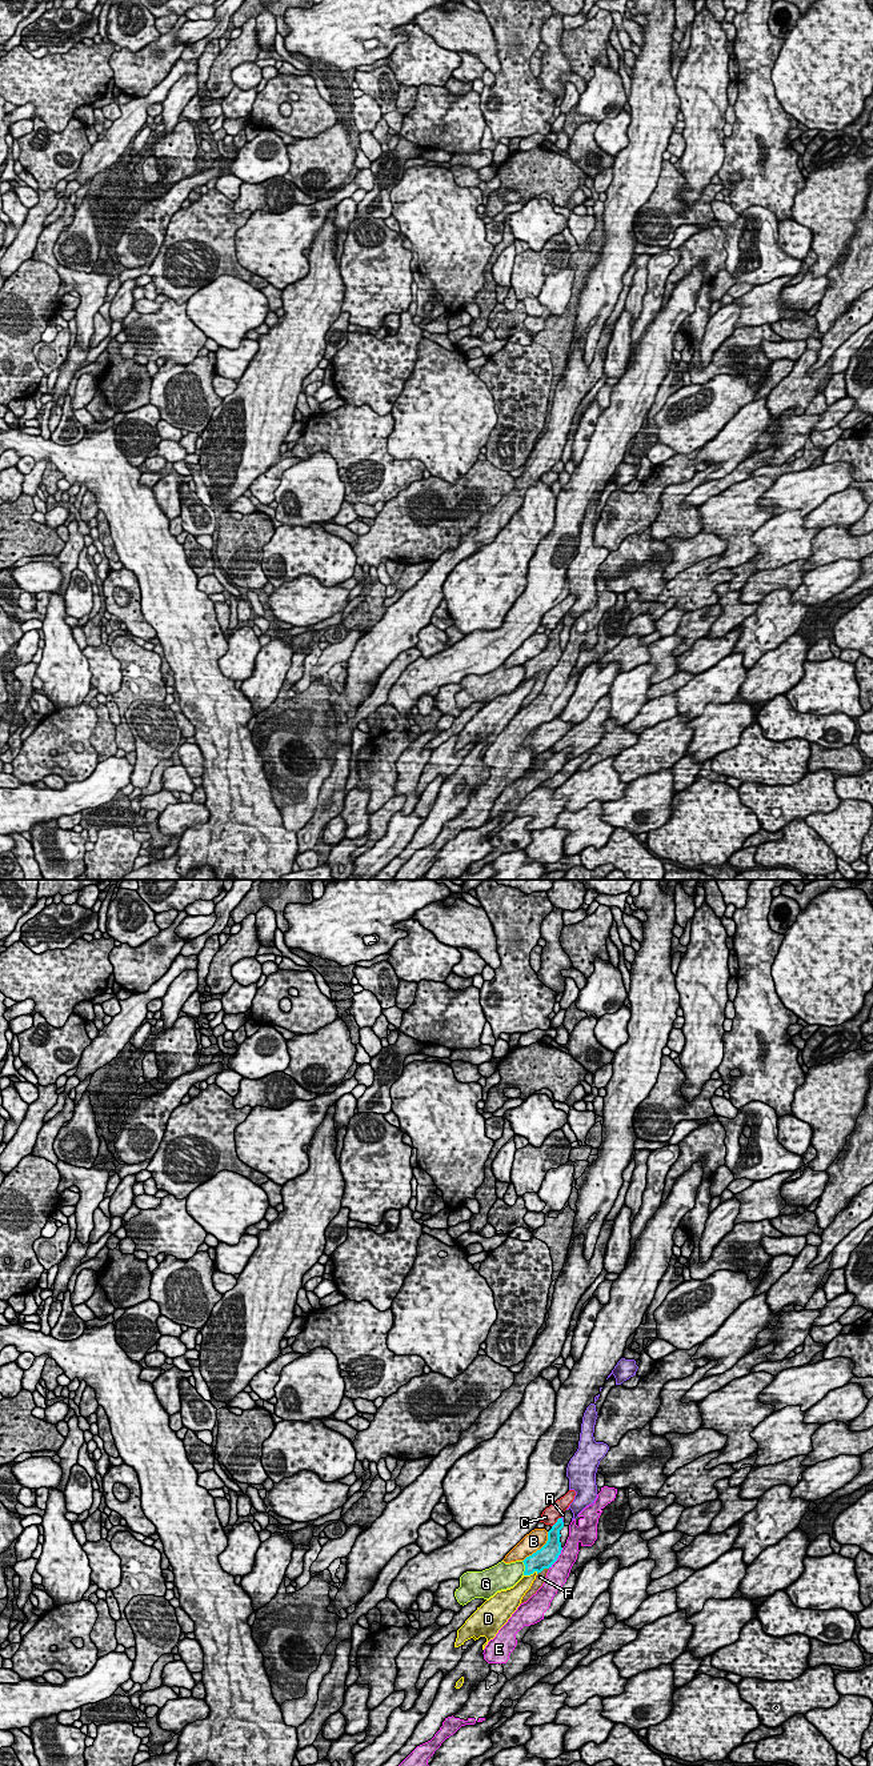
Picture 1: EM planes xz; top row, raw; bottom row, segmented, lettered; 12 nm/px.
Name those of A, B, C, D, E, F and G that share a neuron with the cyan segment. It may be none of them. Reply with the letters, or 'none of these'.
F

